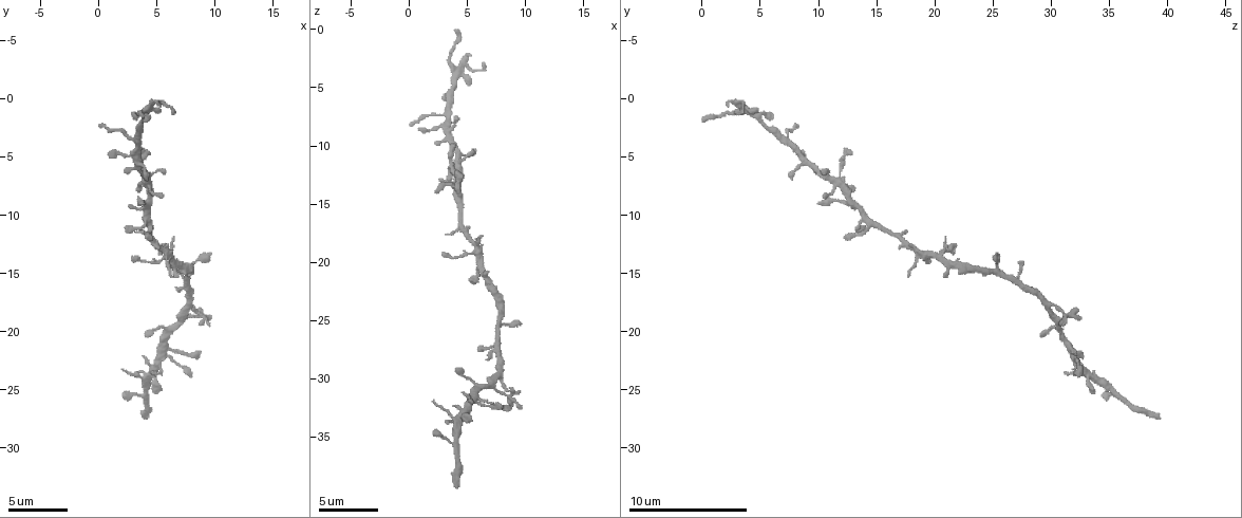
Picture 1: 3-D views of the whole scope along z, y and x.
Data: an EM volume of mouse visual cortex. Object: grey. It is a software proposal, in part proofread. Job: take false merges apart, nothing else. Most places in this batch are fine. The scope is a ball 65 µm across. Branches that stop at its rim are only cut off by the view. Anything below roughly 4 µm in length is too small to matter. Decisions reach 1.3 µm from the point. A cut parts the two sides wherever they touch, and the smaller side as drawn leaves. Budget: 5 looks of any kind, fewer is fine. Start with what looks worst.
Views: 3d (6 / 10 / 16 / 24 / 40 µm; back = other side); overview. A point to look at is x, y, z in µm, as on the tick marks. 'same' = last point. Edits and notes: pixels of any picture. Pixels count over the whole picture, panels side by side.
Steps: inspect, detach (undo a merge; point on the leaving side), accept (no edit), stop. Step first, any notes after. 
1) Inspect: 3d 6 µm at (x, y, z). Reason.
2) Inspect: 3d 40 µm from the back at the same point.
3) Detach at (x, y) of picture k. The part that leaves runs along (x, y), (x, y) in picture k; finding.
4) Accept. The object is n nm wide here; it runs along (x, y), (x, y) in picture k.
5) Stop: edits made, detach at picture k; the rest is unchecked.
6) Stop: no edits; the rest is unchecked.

Inspect: 3d 10 µm at (6.2, 21.4, 31.8). Four-way junction.

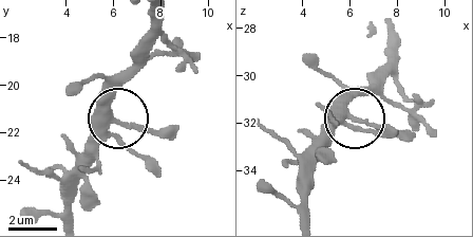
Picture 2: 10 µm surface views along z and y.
Inspect: 3d 6 µm at (6.1, 21.6, 31.8).

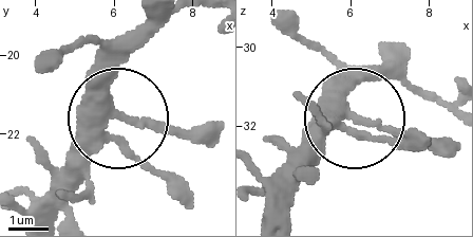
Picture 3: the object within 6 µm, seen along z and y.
Accept. 4 arms meet here; it runs along (156, 18), (116, 78), (113, 109), (159, 129), (207, 129) in picture 3; all the same cell.

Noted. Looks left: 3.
Inspect: 3d 16 µm at (4.0, 6.8, 11.6). Looks like a crossing.

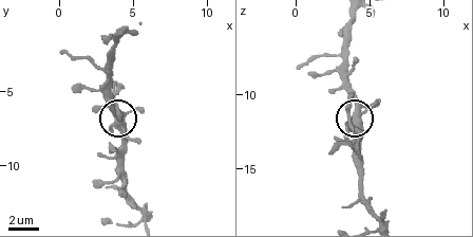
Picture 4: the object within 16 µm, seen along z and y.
Accept. The object is 380 nm wide here; one cell here.

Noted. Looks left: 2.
Inspect: 3d 6 µm at (6.4, 13.6, 20.4). Looks like a crossing.

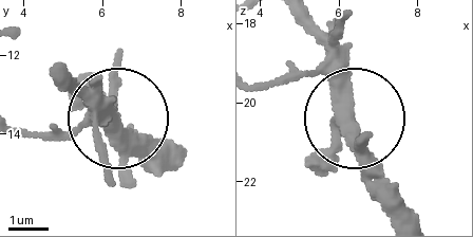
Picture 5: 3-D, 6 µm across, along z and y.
Accept. 4 arms meet here; it runs along (117, 122), (175, 142) in picture 5; one cell here.

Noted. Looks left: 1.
Stop: no edits; the rest is unchecked.

